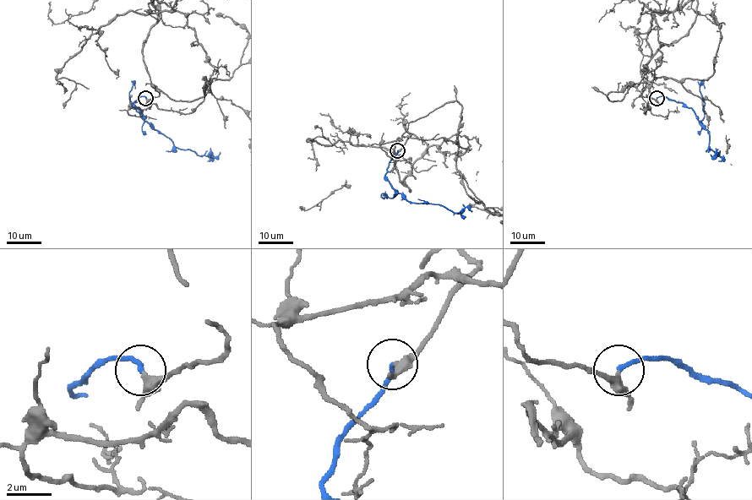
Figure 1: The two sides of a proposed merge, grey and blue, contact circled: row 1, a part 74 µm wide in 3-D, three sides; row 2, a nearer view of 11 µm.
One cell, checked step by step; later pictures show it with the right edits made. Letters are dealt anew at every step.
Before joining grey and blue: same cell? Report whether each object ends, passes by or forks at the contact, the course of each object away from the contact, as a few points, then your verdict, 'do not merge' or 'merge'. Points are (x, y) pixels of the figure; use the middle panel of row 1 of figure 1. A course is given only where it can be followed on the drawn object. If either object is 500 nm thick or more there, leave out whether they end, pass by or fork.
grey passes by; blue ends there; blue runs (397, 150), (385, 176), (397, 192), (412, 203), (441, 204), (454, 212), (467, 207), (471, 211); merge

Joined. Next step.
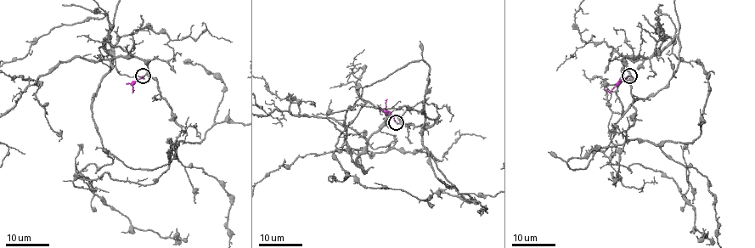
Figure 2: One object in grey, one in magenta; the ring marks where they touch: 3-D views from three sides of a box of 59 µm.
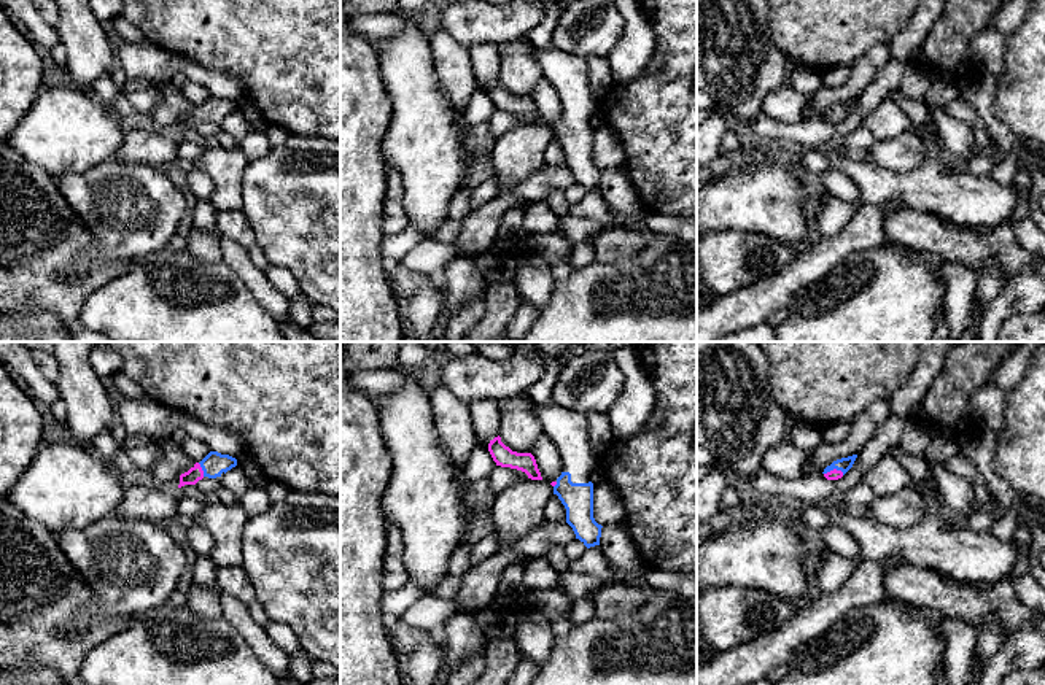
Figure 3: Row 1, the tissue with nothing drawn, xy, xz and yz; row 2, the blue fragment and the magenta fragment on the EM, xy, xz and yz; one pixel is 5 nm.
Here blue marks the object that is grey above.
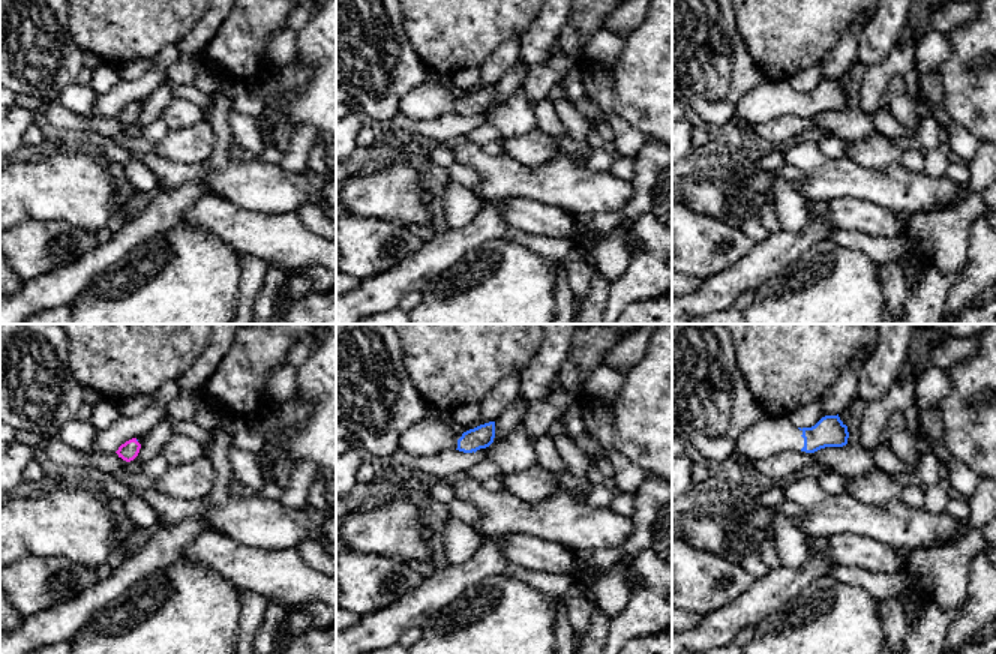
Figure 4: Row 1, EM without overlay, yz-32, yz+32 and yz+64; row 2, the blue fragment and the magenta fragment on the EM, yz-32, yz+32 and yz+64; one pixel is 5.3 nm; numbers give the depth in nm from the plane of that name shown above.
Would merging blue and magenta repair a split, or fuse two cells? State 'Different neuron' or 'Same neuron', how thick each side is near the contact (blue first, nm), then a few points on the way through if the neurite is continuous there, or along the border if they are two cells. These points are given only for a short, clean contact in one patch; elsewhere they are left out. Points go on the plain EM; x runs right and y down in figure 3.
Same neuron. Thickness 70 nm (blue) against 50 nm. Path across: yz (843, 108), (834, 112), (834, 118)

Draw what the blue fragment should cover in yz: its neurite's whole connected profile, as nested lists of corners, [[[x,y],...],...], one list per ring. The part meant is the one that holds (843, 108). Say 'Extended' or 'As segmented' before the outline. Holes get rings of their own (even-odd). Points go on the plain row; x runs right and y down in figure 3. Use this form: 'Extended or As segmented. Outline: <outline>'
Extended. Outline: [[[853,99],[853,100],[833,105],[830,110],[827,110],[824,113],[824,116],[822,116],[824,121],[827,124],[838,124],[838,122],[841,122],[853,111],[856,102],[857,102],[857,99]]]

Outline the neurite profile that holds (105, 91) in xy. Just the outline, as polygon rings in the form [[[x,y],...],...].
[[[103,75],[92,87],[91,94],[97,97],[100,103],[111,110],[121,89],[113,83],[110,75]]]

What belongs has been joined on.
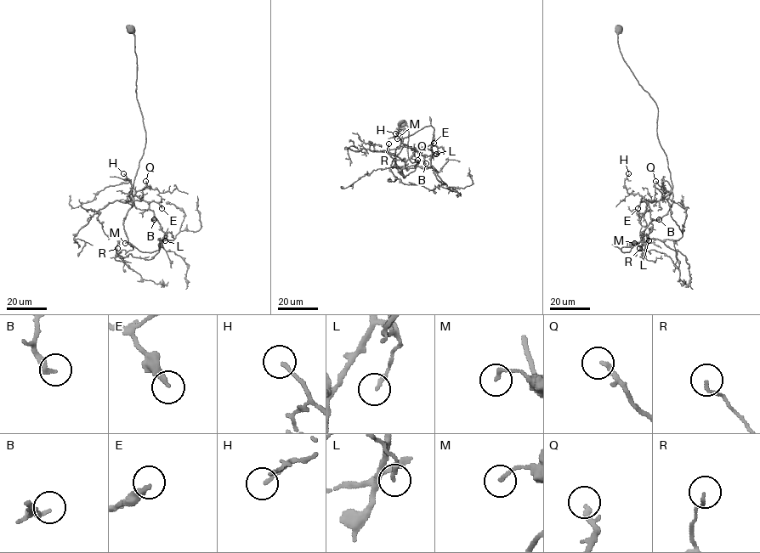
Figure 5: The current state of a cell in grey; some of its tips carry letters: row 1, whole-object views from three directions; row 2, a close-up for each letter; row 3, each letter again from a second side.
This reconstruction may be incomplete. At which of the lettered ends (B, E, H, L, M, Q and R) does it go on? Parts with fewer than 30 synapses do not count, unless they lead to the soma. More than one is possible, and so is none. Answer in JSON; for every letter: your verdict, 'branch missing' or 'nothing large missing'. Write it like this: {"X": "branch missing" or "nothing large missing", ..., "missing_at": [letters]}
{"B": "nothing large missing", "E": "nothing large missing", "H": "nothing large missing", "L": "nothing large missing", "M": "nothing large missing", "Q": "branch missing", "R": "nothing large missing", "missing_at": ["Q"]}

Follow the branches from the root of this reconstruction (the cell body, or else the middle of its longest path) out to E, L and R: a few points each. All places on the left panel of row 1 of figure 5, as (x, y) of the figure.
E: (131, 29), (137, 56), (136, 98), (143, 118), (145, 143), (129, 196), (133, 200), (156, 202), (161, 208)
L: (131, 29), (137, 56), (136, 98), (145, 143), (129, 196), (148, 203), (167, 234), (165, 240)
R: (131, 29), (145, 143), (129, 196), (148, 203), (164, 236), (150, 259), (118, 256), (117, 248)

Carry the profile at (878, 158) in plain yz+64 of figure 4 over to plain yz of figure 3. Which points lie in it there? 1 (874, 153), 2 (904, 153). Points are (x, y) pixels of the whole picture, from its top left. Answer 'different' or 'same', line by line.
1: same
2: same

